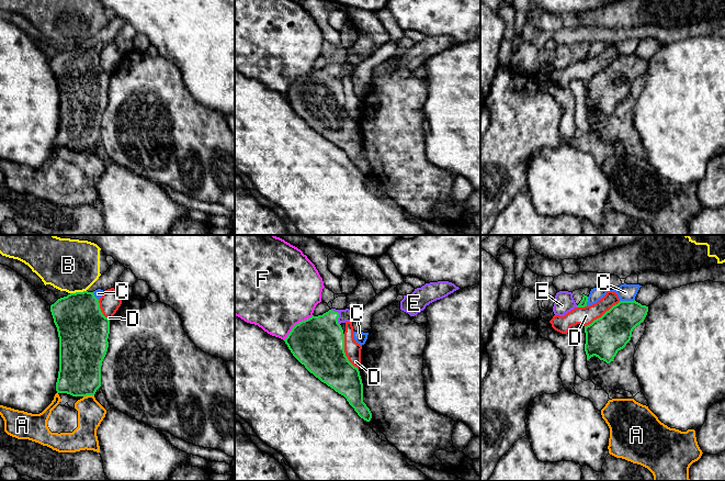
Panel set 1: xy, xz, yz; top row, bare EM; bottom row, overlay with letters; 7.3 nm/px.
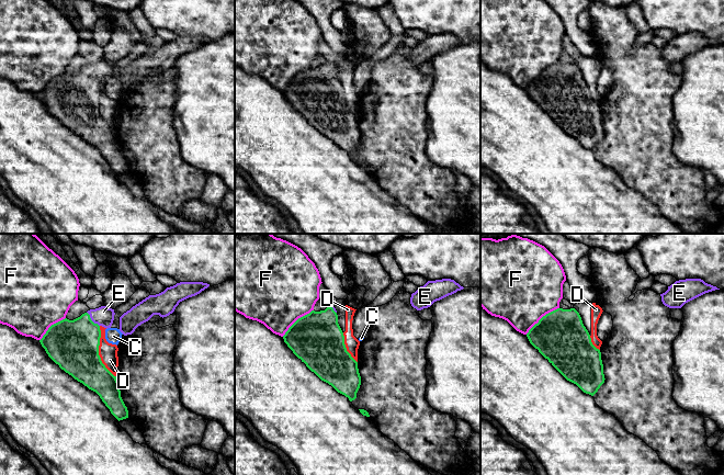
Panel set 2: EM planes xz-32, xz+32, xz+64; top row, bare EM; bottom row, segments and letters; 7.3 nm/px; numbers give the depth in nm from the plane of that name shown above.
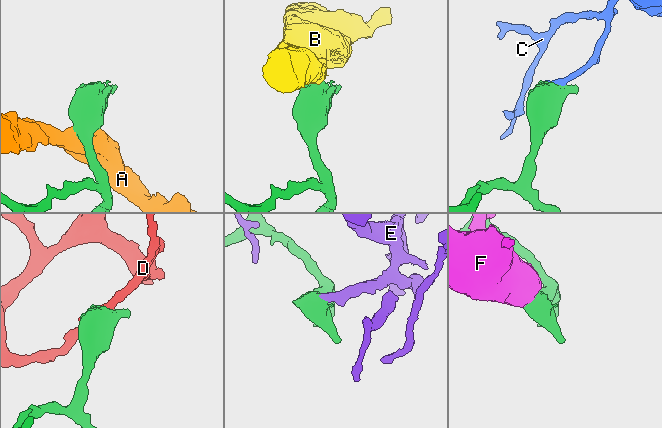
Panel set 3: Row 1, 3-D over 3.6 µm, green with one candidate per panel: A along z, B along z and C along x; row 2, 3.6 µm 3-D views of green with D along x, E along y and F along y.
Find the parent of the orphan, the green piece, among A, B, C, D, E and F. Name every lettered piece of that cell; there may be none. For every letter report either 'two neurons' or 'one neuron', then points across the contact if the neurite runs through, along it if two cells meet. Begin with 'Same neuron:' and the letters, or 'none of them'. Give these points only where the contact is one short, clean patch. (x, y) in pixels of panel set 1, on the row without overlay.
Same neuron: E
A: two neurons
B: two neurons; border along xy (86, 44), (70, 47)
C: two neurons; border along yz (634, 53), (620, 55)
D: two neurons; border along xz (343, 88), (344, 109), (358, 123)
E: one neuron; runs through xz (318, 97), (338, 69), (344, 69)
F: two neurons

